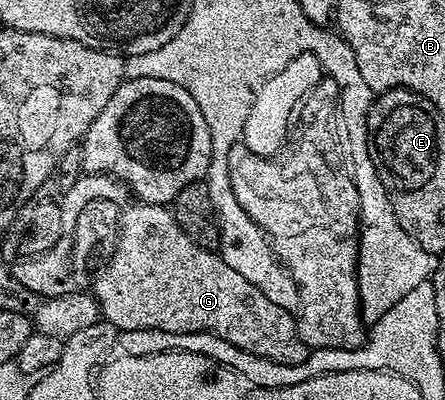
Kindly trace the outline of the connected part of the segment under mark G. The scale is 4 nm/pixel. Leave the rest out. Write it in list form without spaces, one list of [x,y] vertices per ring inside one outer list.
[[[128,203],[117,217],[114,244],[115,253],[93,287],[102,319],[114,328],[216,332],[249,354],[282,364],[305,362],[309,349],[296,317],[269,302],[253,282],[231,269],[218,251],[193,242],[175,221],[170,207]]]

